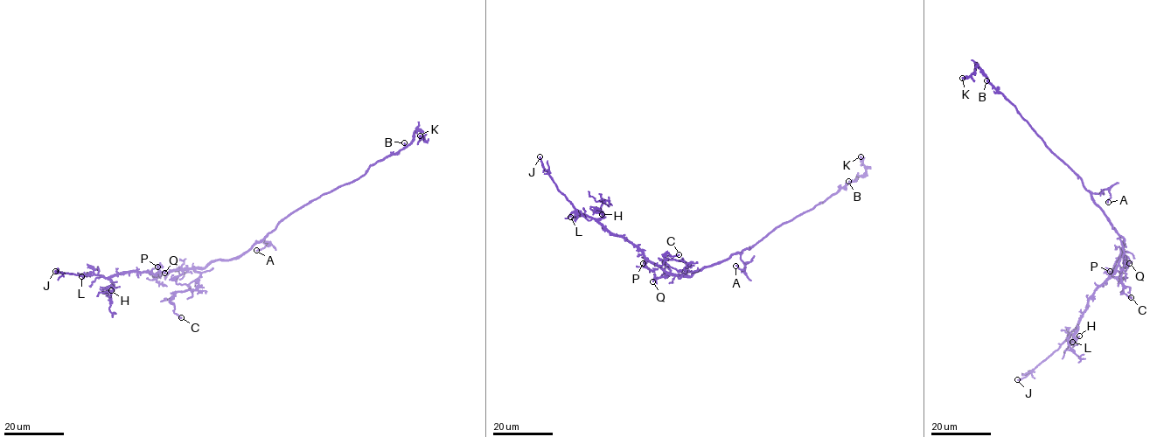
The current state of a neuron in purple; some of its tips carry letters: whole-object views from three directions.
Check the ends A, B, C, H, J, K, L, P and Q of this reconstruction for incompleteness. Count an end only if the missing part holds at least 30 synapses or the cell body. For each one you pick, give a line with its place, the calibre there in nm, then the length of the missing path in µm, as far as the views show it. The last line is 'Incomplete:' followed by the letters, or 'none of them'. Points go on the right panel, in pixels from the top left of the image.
J: (1017, 379) | 160 nm | 15 µm
Incomplete: J

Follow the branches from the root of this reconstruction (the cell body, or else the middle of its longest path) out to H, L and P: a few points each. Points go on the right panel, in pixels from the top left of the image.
H: (1104, 213), (1111, 228), (1122, 237), (1123, 246), (1110, 275), (1089, 299), (1075, 334), (1076, 337), (1079, 336)
L: (1104, 213), (1122, 237), (1123, 246), (1110, 275), (1089, 299), (1077, 325), (1068, 336), (1069, 342), (1072, 342)
P: (1104, 213), (1111, 228), (1123, 239), (1120, 253), (1110, 273), (1110, 271)

